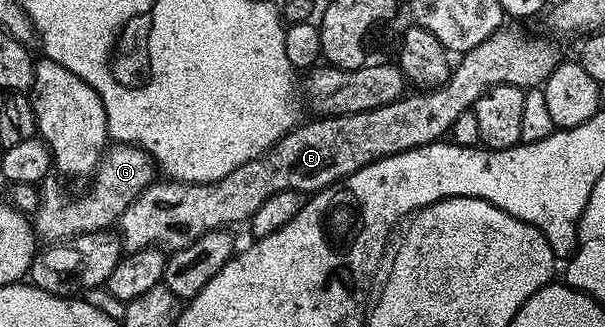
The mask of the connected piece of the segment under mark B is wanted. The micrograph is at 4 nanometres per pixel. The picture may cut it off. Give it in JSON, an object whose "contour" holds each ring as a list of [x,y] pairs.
{"contour":[[[503,24],[488,40],[476,44],[467,54],[461,55],[453,63],[450,78],[443,86],[431,89],[429,92],[414,92],[411,98],[399,96],[395,102],[384,104],[375,110],[366,110],[363,114],[342,114],[339,118],[325,116],[315,117],[315,122],[295,125],[287,134],[263,152],[259,158],[248,160],[248,164],[240,164],[228,176],[215,182],[180,182],[177,180],[155,181],[147,188],[122,214],[120,219],[120,237],[127,251],[146,250],[149,246],[159,248],[170,246],[171,251],[183,250],[192,240],[204,236],[207,230],[234,228],[237,222],[249,223],[250,217],[276,192],[285,190],[300,190],[317,192],[347,178],[352,172],[364,168],[381,158],[399,154],[405,150],[415,150],[421,146],[445,139],[451,133],[456,118],[460,112],[471,109],[474,101],[481,94],[487,93],[491,86],[520,86],[523,88],[538,88],[552,76],[558,63],[563,61],[564,54],[558,51],[558,46],[550,38],[541,38],[538,34],[525,34],[518,24]]]}

